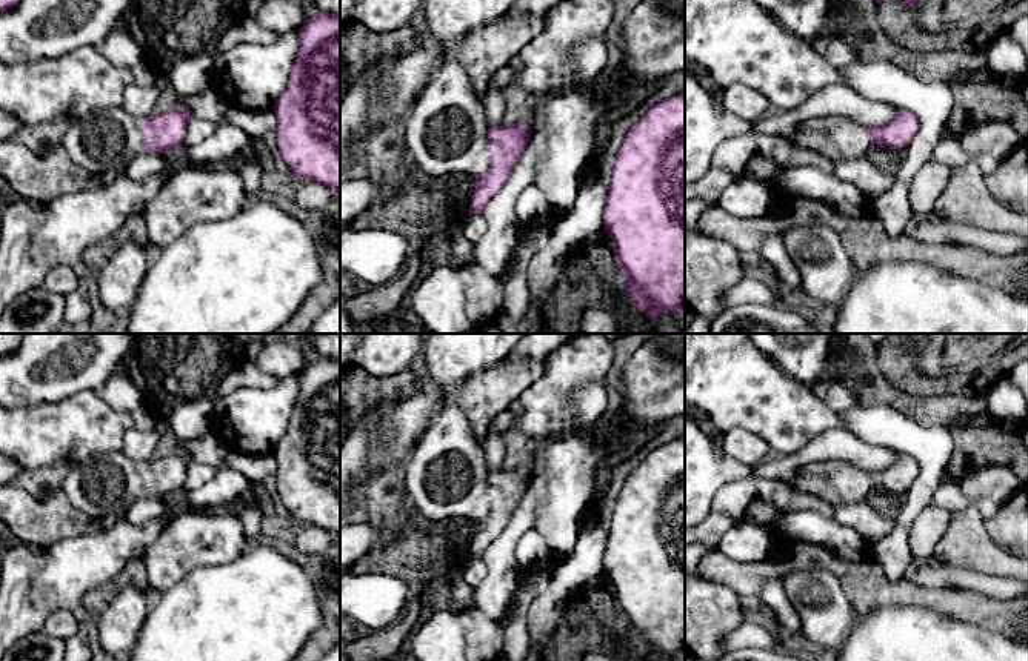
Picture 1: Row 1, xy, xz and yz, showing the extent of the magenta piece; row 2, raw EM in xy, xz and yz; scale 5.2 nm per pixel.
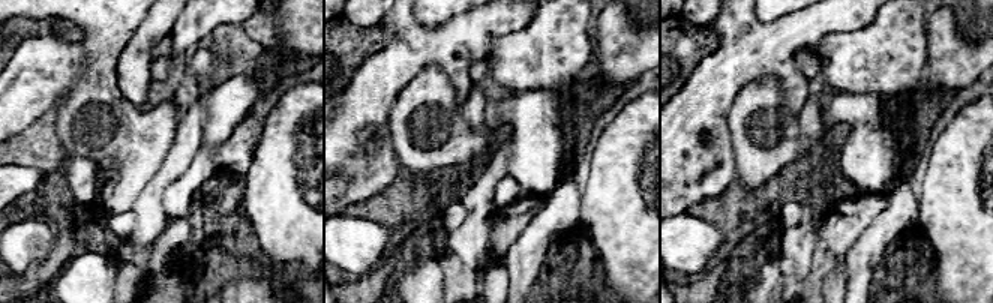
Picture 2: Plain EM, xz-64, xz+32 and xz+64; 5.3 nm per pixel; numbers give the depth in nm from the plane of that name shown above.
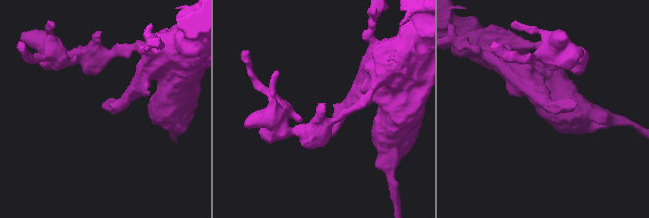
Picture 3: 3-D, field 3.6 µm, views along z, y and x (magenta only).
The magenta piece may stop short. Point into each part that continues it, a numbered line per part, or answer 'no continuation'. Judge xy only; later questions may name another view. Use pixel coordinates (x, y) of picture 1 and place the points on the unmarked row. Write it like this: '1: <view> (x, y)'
1: xy (86, 483)

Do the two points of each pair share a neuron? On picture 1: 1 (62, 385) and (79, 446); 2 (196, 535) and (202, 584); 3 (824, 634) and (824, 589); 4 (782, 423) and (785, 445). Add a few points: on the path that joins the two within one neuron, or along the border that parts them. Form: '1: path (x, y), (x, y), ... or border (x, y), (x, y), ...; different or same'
1: border (88, 389), (77, 391), (57, 401), (30, 406); different
2: border (236, 558), (226, 563), (197, 566), (170, 587); different
3: path (824, 623), (824, 600); same
4: path (782, 428), (781, 432), (785, 440); same

